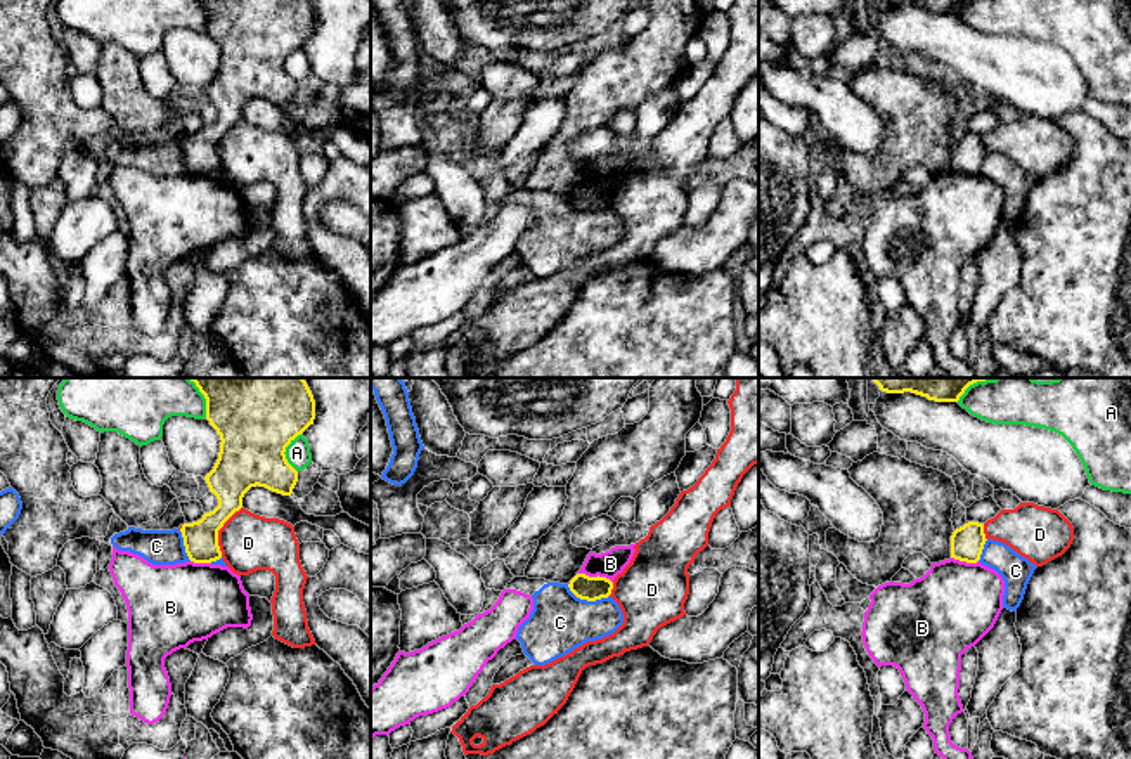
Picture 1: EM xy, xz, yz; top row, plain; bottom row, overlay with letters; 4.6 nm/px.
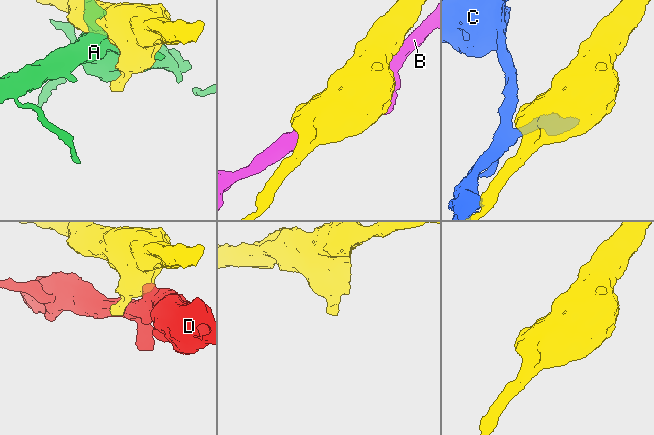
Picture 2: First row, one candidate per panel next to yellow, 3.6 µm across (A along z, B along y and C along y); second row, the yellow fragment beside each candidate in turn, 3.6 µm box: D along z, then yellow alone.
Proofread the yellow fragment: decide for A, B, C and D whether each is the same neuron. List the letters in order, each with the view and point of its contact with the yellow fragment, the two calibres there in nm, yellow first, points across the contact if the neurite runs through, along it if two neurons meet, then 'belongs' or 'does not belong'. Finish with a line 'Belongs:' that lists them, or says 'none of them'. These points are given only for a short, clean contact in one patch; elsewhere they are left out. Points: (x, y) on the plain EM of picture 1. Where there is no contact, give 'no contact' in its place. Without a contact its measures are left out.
A: contact xy (284, 63); calibres 340 and 110 nm; does not belong
B: contact xz (594, 189); calibres 110 and 120 nm; does not belong
C: contact xz (588, 212); calibres 110 and 280 nm; border xz (567, 196), (581, 210), (600, 212), (608, 208); does not belong
D: contact xy (217, 144); calibres 190 and 260 nm; does not belong
Belongs: none of them

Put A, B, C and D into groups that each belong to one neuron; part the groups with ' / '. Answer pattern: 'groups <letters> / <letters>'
groups A / B / C / D

